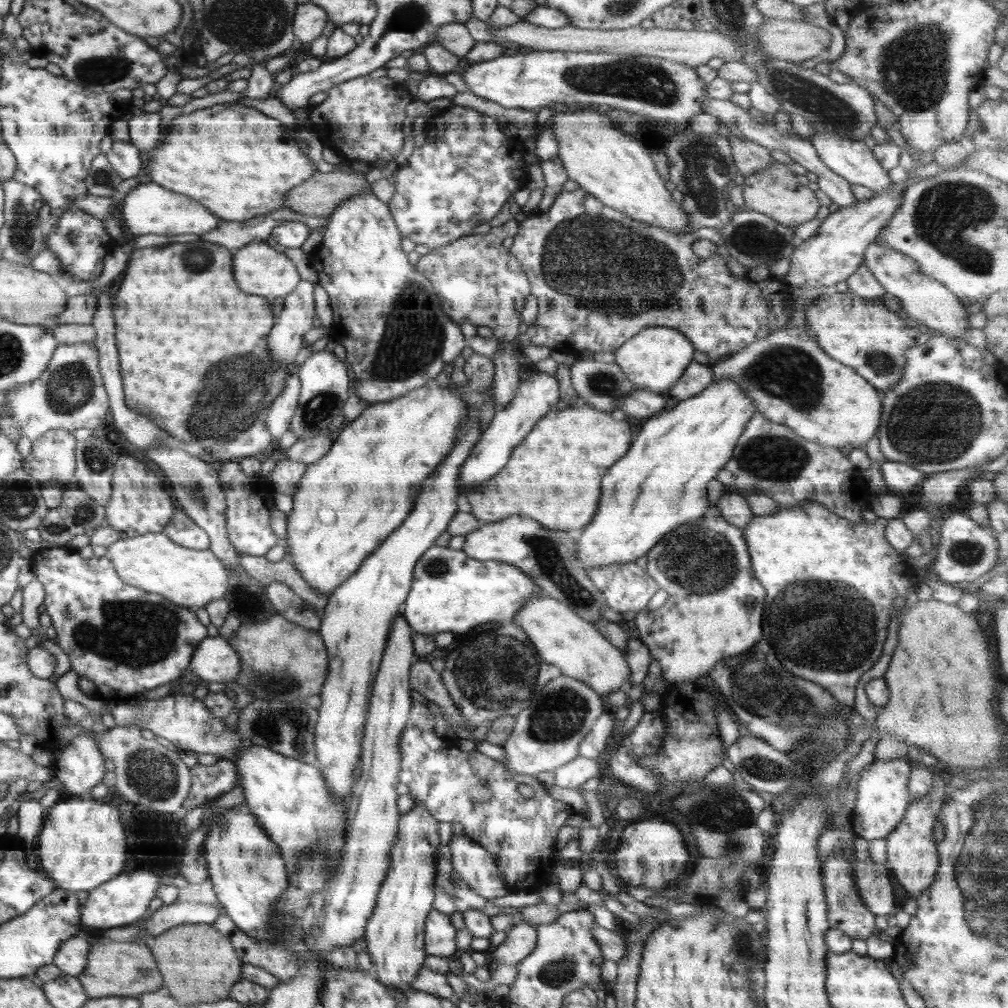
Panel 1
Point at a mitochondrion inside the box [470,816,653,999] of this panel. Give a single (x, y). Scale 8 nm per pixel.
(557, 973)

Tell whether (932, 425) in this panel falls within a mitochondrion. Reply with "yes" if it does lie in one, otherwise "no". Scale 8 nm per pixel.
yes

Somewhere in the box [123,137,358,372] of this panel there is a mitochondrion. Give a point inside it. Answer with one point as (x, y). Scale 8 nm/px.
(196, 259)

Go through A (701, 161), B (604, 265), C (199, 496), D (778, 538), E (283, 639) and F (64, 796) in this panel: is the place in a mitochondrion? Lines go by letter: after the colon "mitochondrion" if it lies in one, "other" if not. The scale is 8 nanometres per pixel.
A: mitochondrion
B: mitochondrion
C: mitochondrion
D: other
E: other
F: other

